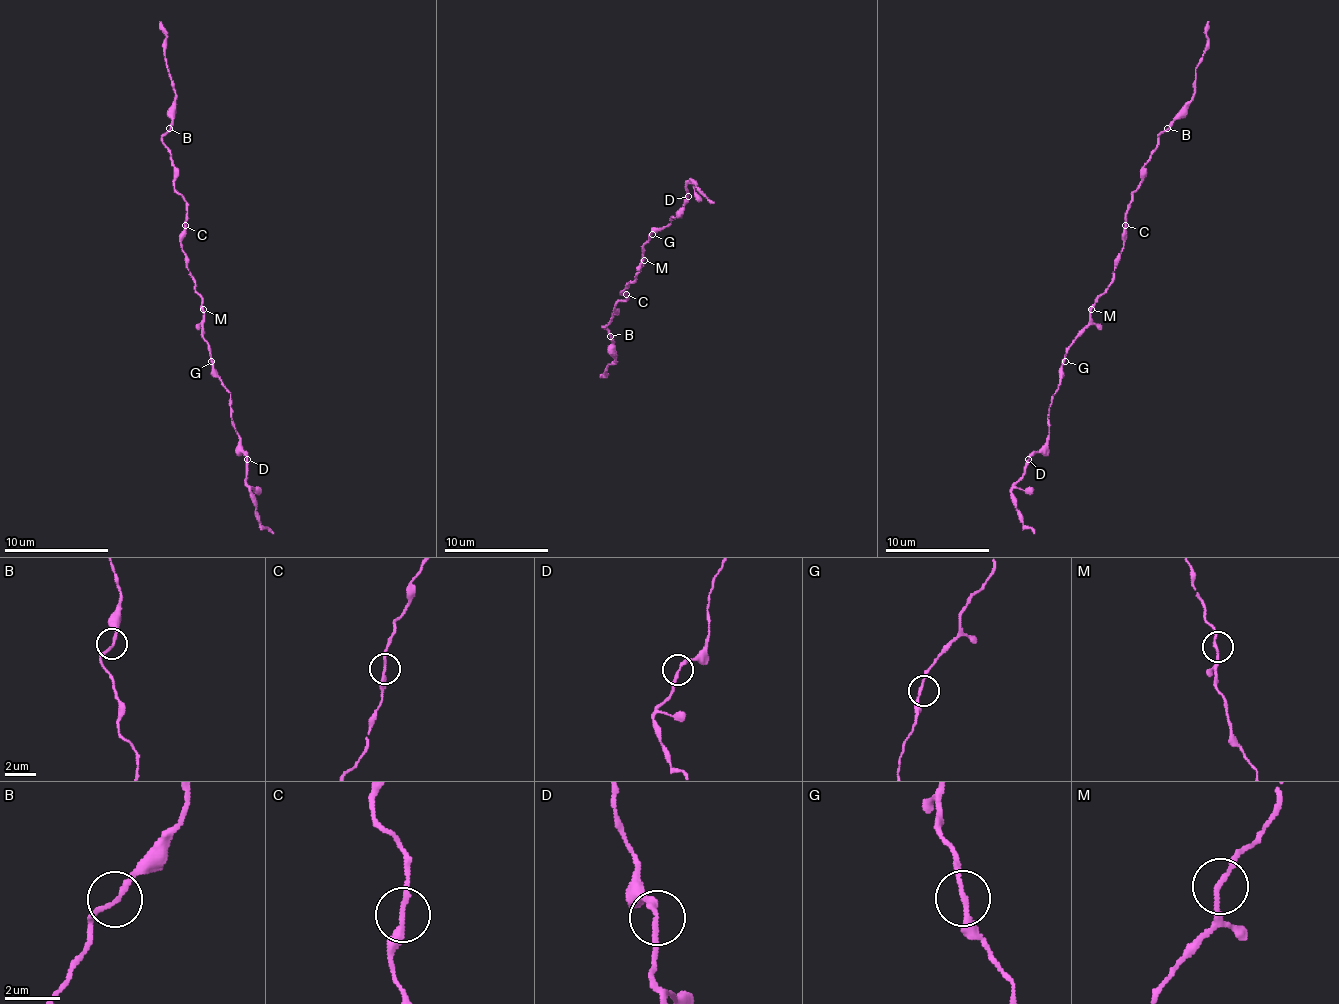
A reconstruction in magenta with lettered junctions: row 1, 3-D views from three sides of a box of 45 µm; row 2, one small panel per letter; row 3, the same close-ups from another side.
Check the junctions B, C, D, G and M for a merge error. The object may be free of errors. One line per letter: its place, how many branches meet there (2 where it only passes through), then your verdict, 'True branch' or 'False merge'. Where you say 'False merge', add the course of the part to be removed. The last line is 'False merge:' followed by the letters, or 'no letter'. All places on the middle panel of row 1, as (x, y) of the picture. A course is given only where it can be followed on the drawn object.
B: Place: (610, 336). Branches: 2. True branch
C: Place: (626, 294). Branches: 2. True branch
D: Place: (688, 196). Branches: 2. True branch
G: Place: (652, 234). Branches: 2. True branch
M: Place: (644, 260). Branches: 2. True branch
False merge: no letter

